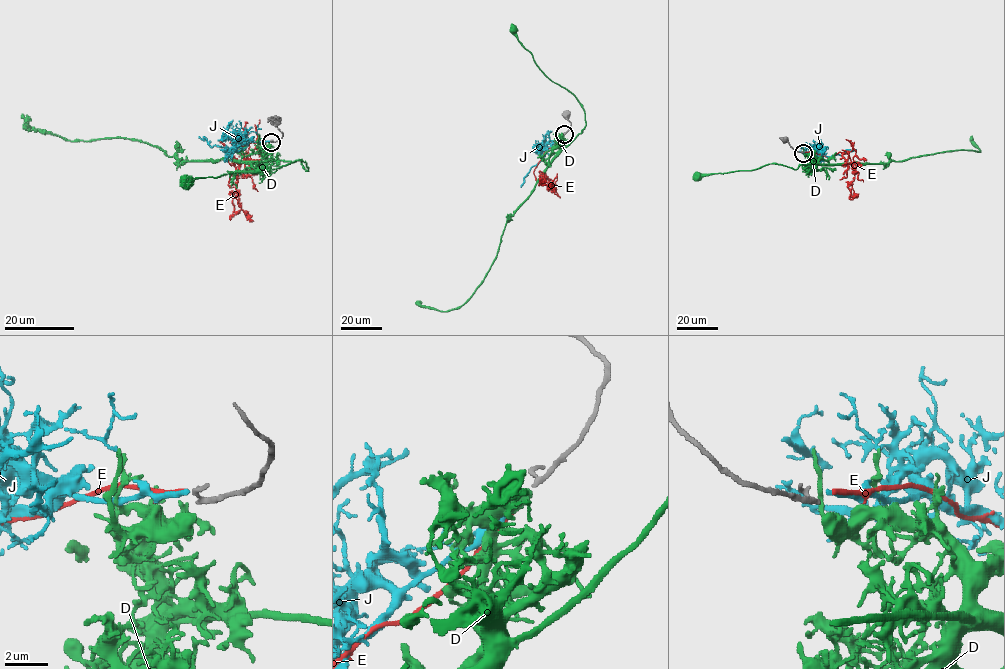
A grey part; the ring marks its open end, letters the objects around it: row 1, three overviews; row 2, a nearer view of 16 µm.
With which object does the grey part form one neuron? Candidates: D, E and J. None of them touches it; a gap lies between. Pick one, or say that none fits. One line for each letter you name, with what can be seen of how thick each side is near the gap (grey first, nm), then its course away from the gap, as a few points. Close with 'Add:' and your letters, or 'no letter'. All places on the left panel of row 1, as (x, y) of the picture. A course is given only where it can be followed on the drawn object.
Add: no letter

